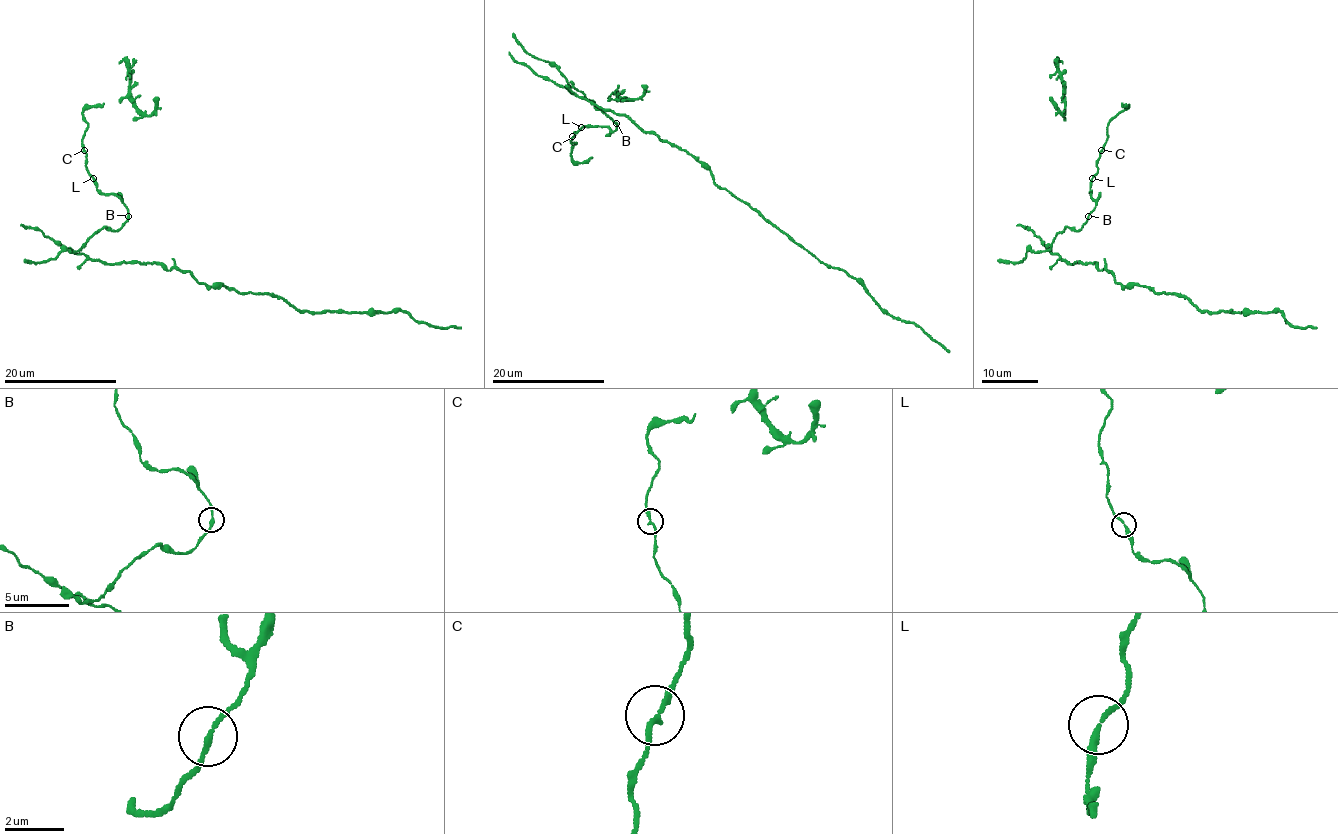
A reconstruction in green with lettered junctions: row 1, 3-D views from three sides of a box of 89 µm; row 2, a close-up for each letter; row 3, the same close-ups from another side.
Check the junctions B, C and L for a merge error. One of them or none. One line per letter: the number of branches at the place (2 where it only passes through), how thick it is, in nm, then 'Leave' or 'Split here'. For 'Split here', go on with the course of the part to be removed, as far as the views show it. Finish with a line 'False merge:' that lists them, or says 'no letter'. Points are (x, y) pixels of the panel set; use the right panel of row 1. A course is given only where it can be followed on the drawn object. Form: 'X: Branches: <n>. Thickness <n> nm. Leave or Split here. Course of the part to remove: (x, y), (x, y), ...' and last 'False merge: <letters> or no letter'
B: Branches: 2. Thickness 180 nm. Leave
C: Branches: 2. Thickness 180 nm. Leave
L: Branches: 2. Thickness 200 nm. Leave
False merge: no letter

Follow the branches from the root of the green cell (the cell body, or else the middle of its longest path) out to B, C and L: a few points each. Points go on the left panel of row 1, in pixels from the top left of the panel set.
B: (149, 264), (102, 264), (76, 252), (104, 227), (118, 230), (128, 216)
C: (149, 264), (102, 264), (76, 252), (94, 233), (118, 230), (128, 217), (115, 195), (97, 189), (84, 150)
L: (149, 264), (102, 264), (76, 252), (94, 233), (118, 230), (128, 217), (122, 202), (101, 193), (93, 178)

